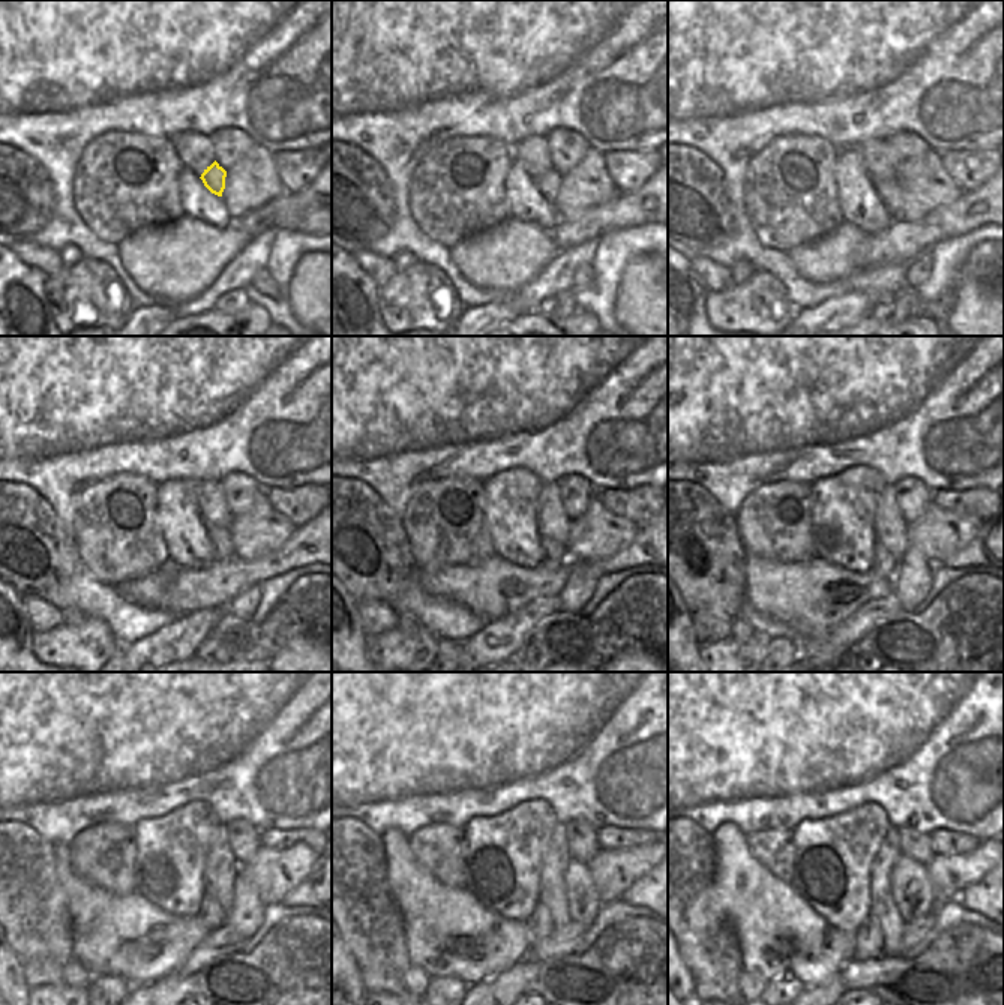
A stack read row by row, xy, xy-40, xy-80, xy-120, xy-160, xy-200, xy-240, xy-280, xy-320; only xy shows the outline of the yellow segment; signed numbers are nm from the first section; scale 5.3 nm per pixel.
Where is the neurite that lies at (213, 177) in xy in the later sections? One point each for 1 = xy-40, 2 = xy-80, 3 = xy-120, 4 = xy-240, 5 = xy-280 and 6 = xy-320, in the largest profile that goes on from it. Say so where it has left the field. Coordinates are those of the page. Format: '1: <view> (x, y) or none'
1: xy-40 (548, 183)
2: xy-80 (889, 191)
3: xy-120 (219, 537)
4: xy-240 (210, 911)
5: xy-280 (541, 926)
6: xy-320 (869, 936)

